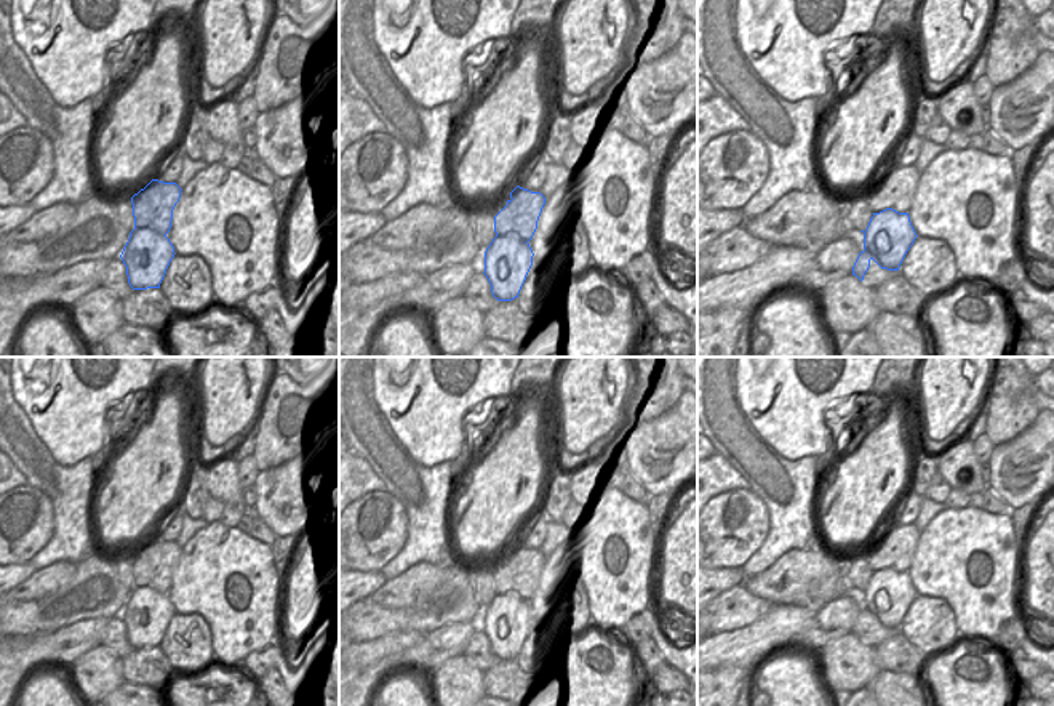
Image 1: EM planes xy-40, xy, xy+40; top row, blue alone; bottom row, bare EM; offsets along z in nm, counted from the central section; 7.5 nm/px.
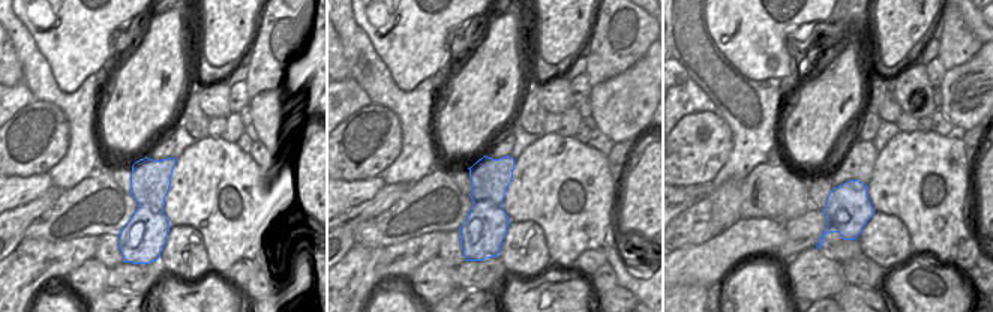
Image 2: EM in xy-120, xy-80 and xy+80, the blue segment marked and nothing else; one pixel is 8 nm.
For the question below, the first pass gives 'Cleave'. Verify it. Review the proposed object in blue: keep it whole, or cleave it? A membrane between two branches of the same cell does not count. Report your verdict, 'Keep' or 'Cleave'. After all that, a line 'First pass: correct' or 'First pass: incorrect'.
Cleave.
First pass: correct

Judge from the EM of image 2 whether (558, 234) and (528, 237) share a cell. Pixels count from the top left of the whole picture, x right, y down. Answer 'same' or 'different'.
different

